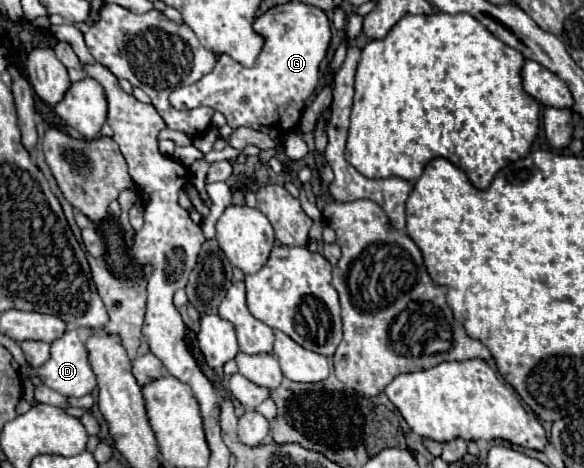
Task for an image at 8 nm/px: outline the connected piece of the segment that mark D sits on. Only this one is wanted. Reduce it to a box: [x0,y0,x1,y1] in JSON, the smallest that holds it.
[37,330,97,398]

